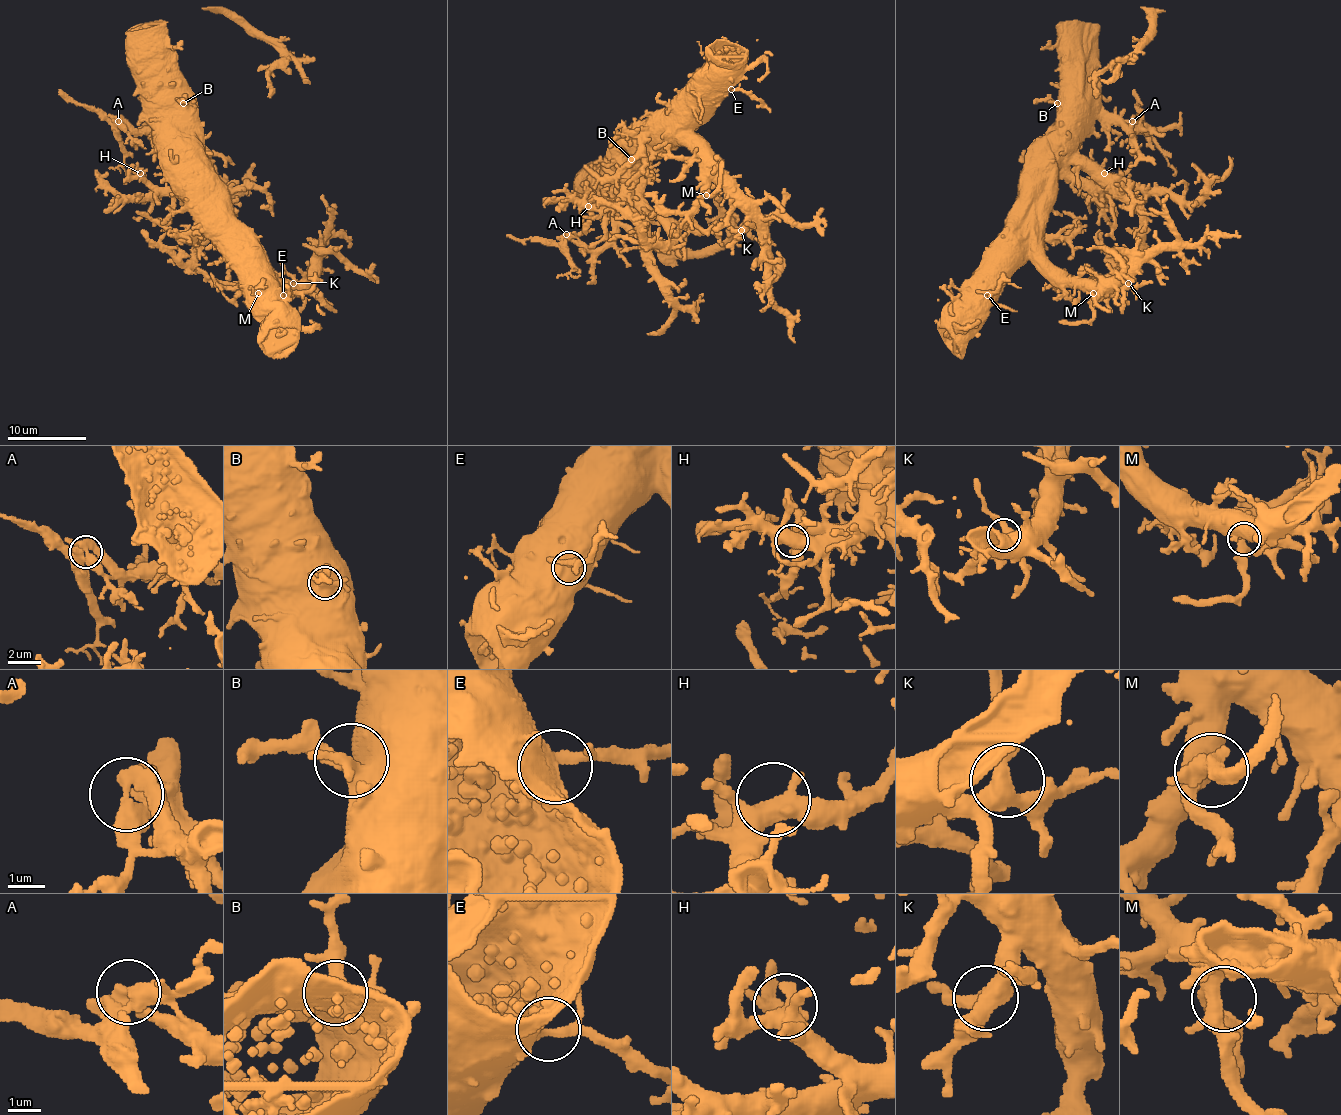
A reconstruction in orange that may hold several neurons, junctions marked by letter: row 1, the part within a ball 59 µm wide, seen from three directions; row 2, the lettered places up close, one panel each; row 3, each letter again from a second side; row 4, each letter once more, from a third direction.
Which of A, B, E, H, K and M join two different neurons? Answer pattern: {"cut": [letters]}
{"cut": ["A"]}

